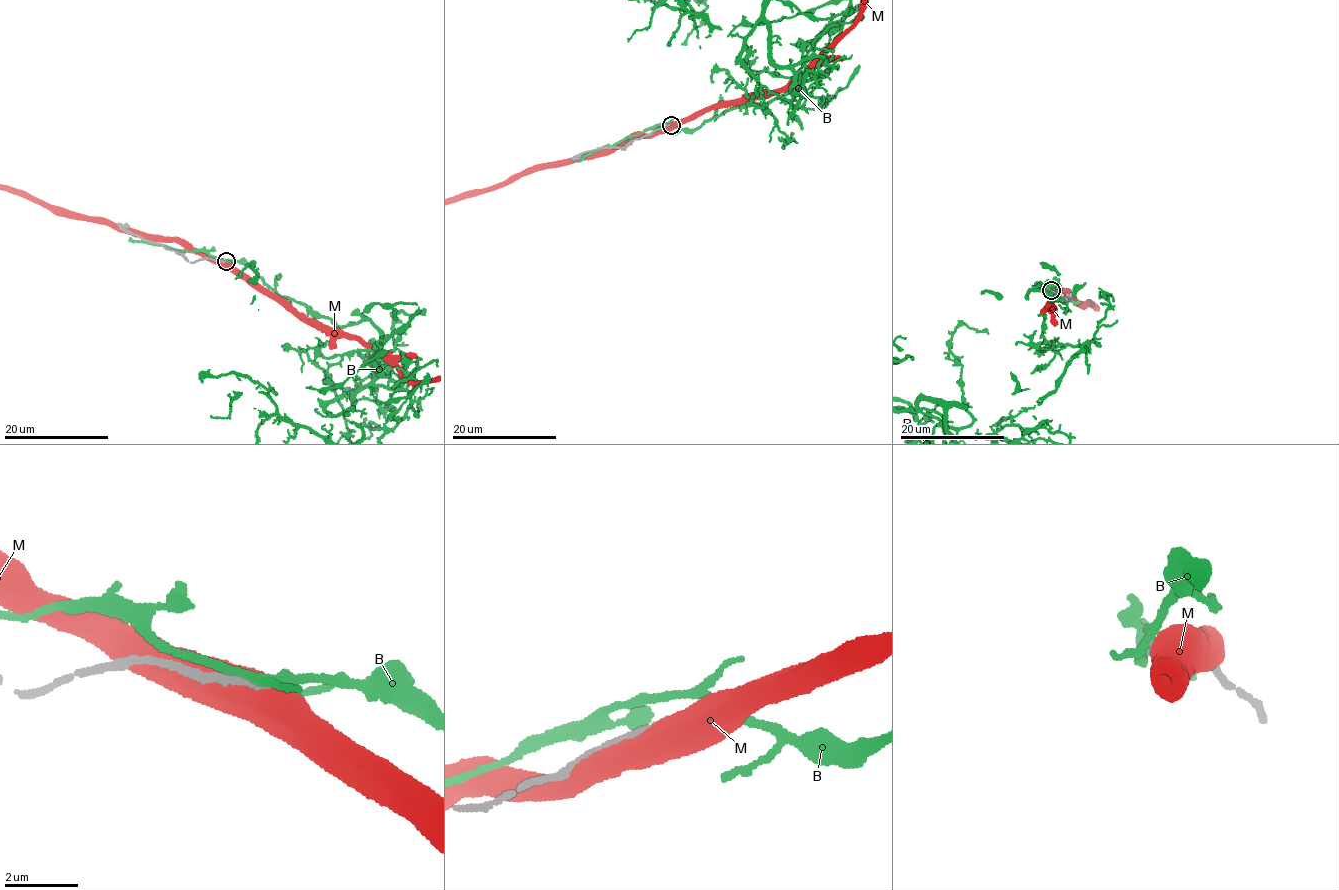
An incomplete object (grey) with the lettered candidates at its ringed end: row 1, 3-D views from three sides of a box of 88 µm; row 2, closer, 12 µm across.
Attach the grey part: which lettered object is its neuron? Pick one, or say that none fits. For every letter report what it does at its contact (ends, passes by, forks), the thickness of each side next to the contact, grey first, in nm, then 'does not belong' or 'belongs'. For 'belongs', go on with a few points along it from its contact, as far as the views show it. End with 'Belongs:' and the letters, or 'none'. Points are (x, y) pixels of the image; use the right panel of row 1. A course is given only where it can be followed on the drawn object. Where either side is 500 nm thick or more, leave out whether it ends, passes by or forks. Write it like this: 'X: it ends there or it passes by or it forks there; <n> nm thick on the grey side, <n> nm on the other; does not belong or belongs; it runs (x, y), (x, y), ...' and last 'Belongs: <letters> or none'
B: it forks there; 170 nm thick on the grey side, 220 nm on the other; does not belong
M: 190 nm thick on the grey side, 550 nm on the other; does not belong
Belongs: none

